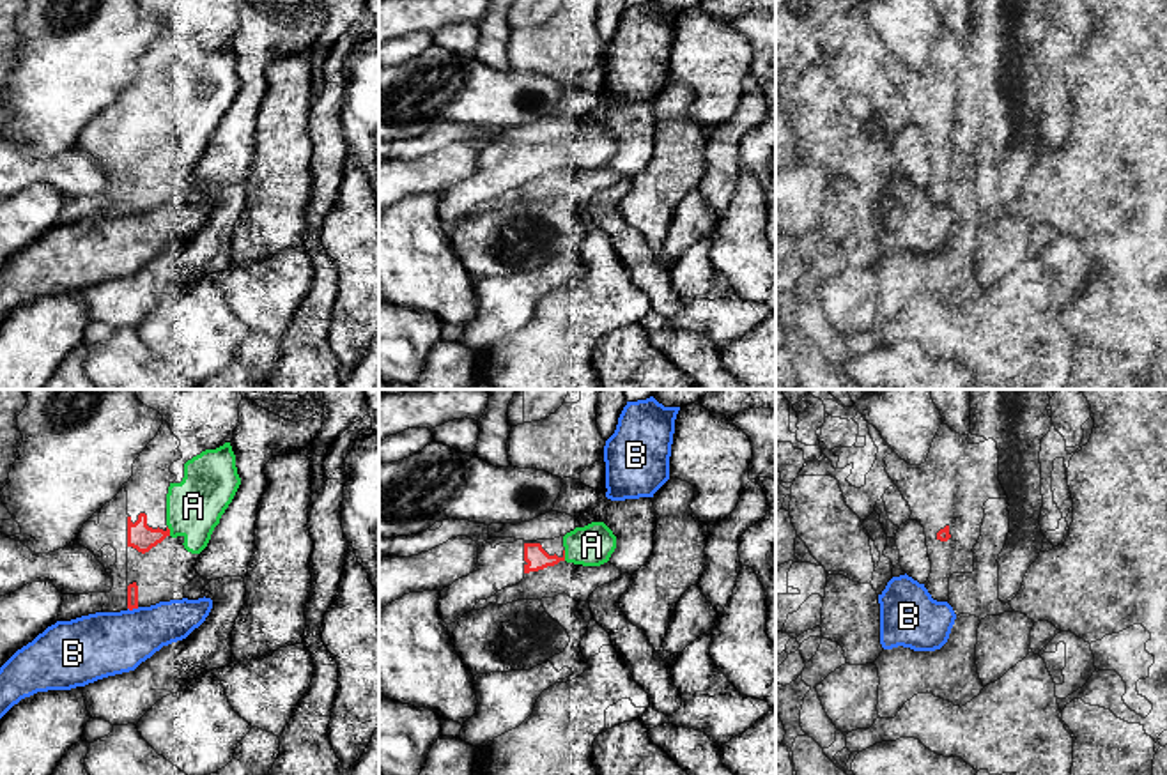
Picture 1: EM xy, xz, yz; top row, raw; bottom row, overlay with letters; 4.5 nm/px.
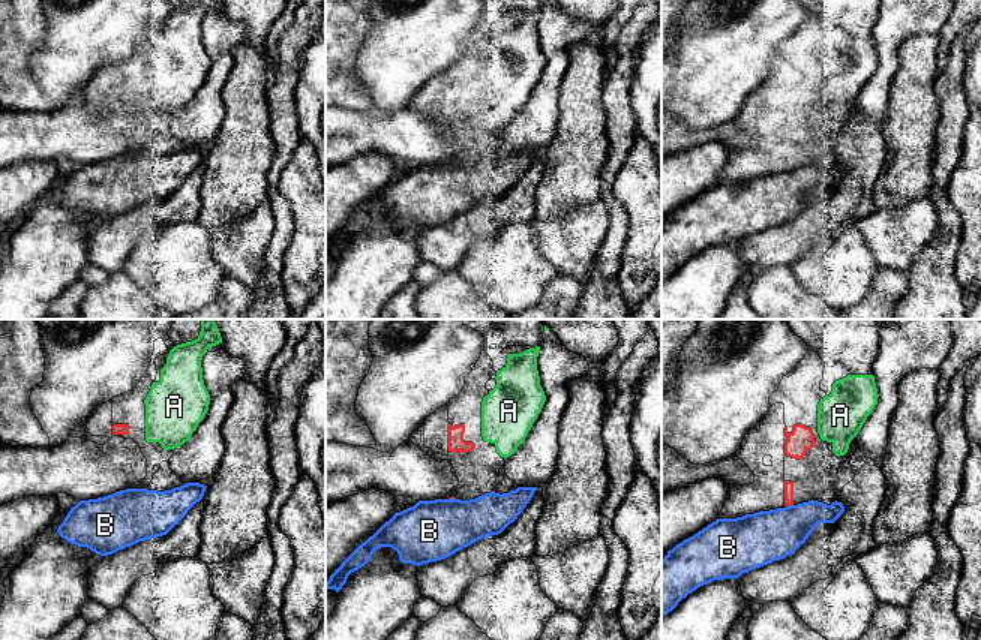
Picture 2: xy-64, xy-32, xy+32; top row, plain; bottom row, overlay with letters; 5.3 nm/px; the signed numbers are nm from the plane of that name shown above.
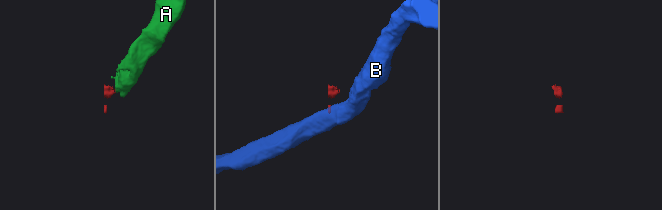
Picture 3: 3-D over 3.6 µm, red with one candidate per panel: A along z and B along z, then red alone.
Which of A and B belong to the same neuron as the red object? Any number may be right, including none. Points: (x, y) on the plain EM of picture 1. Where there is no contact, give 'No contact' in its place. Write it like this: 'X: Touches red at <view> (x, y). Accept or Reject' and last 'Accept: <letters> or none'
A: Touches red at xz (564, 160). Accept
B: Touches red at xy (133, 211). Reject
Accept: A

